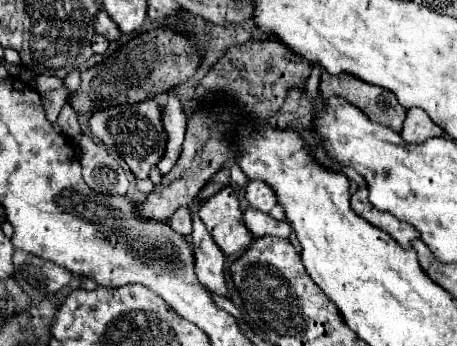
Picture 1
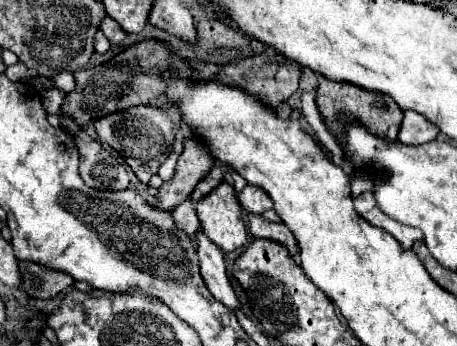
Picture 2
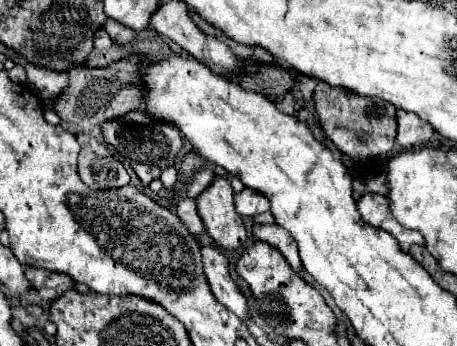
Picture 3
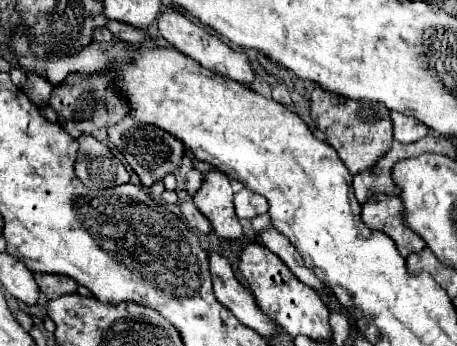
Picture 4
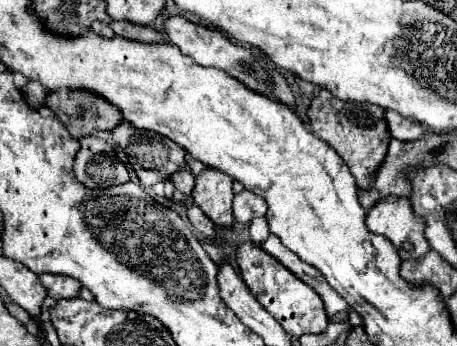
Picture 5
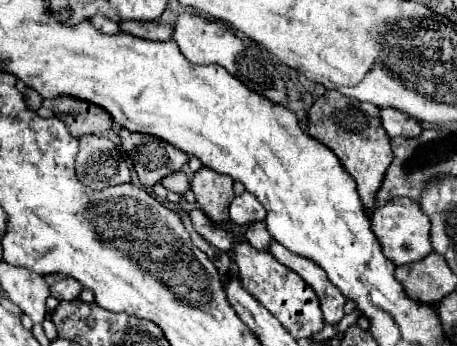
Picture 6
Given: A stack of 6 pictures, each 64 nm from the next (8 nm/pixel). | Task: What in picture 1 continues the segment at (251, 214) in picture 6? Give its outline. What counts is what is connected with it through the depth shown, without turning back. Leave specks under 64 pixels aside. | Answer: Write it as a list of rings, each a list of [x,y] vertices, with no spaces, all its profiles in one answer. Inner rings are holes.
[[[252,180],[246,186],[246,200],[252,208],[262,212],[268,212],[272,210],[272,206],[276,206],[276,196],[272,188],[268,188],[268,184],[264,184],[262,180]]]

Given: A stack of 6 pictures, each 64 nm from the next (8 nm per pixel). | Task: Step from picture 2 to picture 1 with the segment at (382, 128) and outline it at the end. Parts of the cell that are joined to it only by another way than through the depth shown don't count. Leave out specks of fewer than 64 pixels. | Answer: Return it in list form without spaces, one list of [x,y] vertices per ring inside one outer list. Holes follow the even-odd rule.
[[[322,72],[320,92],[324,98],[342,96],[362,108],[372,120],[388,122],[394,130],[402,130],[402,122],[406,116],[406,108],[400,106],[396,96],[386,88],[376,88],[374,84],[364,84],[364,80],[356,80],[348,76],[348,72],[340,76],[330,76],[330,72]]]

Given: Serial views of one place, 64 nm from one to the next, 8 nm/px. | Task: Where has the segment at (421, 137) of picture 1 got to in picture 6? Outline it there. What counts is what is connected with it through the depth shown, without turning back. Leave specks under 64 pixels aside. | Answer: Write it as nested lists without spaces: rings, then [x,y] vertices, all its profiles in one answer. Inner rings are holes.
[[[382,108],[380,120],[390,138],[394,138],[394,136],[412,138],[412,136],[420,136],[420,132],[422,132],[422,124],[418,120],[406,116],[394,108]]]

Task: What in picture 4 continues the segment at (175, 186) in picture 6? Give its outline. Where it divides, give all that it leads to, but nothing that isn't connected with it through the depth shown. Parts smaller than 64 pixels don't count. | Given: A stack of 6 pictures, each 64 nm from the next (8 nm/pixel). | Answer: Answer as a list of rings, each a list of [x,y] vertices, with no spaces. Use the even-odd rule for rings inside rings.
[[[192,168],[192,170],[186,174],[186,192],[188,192],[190,196],[194,196],[194,194],[196,194],[196,190],[200,188],[202,180],[204,180],[204,172],[202,172],[202,170]]]

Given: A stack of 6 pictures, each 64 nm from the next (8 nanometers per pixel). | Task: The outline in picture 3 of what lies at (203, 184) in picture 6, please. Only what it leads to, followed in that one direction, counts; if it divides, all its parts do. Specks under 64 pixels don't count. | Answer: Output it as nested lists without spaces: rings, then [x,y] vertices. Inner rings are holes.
[[[216,176],[212,186],[196,198],[198,214],[208,236],[226,250],[236,250],[246,242],[242,216],[234,206],[234,190],[228,180]]]

